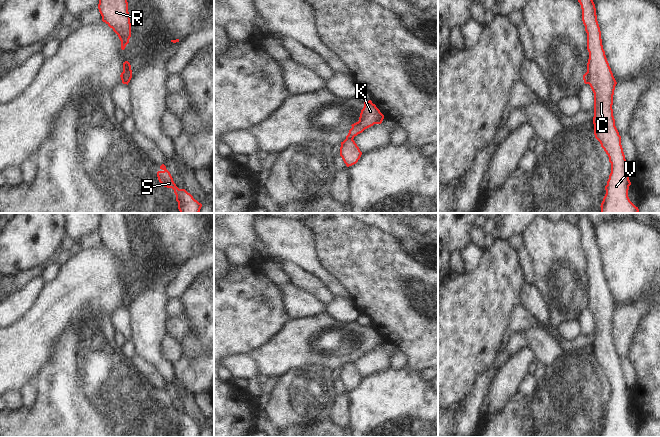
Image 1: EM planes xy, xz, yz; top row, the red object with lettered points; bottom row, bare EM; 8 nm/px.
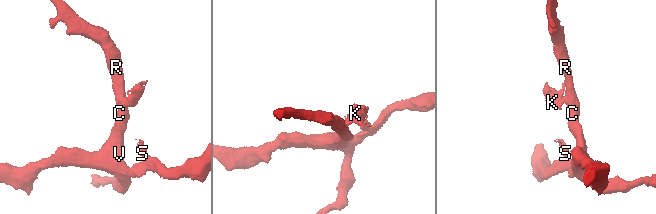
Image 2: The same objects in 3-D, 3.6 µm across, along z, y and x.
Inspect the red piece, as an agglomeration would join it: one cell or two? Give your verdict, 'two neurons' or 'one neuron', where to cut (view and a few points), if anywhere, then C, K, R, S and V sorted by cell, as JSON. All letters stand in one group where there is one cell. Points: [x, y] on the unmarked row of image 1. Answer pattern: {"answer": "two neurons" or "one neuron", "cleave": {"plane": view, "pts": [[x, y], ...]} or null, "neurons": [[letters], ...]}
{"answer": "two neurons", "cleave": {"plane": "xy", "pts": [[123, 295], [131, 297]]}, "neurons": [["C", "R", "S", "V"], ["K"]]}

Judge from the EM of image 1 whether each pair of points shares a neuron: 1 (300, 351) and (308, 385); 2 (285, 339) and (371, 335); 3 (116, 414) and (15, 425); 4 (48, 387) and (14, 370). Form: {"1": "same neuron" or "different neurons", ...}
{"1": "different neurons", "2": "same neuron", "3": "same neuron", "4": "different neurons"}

